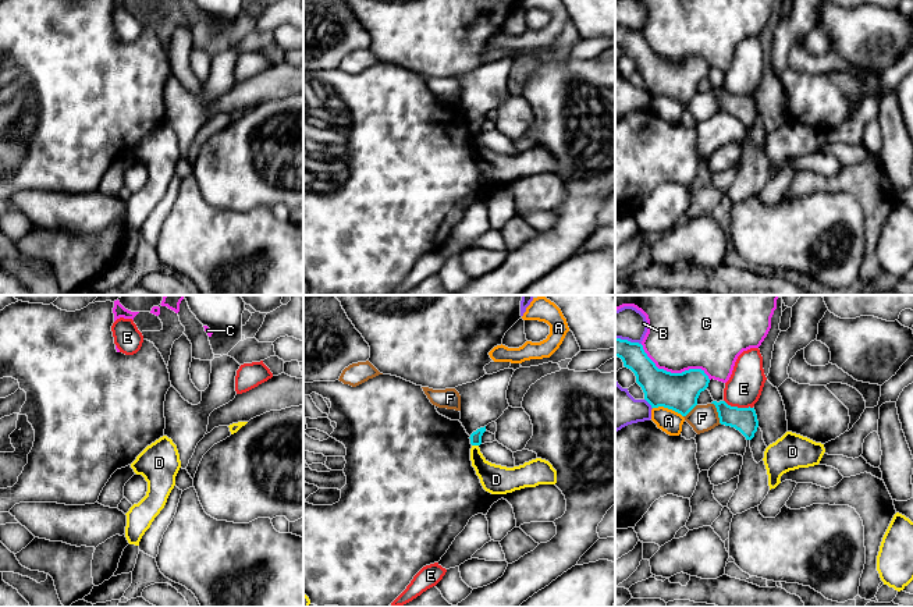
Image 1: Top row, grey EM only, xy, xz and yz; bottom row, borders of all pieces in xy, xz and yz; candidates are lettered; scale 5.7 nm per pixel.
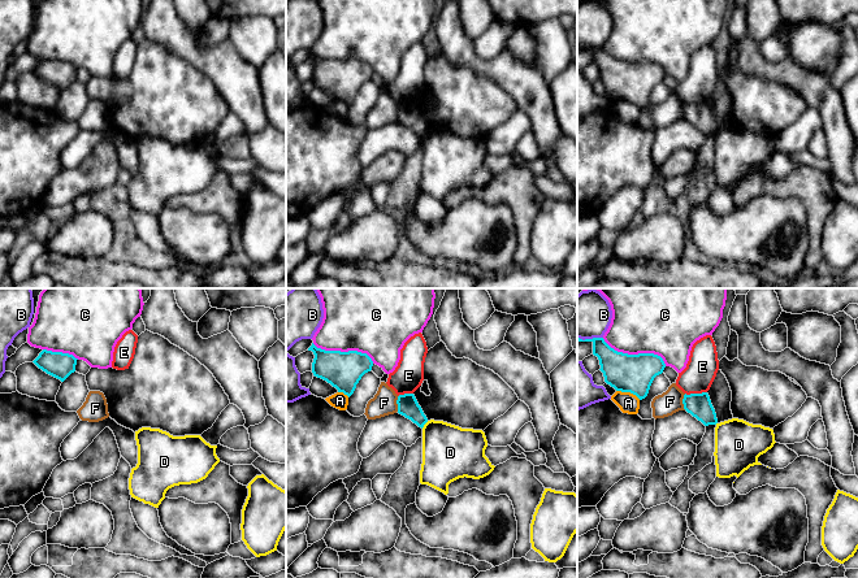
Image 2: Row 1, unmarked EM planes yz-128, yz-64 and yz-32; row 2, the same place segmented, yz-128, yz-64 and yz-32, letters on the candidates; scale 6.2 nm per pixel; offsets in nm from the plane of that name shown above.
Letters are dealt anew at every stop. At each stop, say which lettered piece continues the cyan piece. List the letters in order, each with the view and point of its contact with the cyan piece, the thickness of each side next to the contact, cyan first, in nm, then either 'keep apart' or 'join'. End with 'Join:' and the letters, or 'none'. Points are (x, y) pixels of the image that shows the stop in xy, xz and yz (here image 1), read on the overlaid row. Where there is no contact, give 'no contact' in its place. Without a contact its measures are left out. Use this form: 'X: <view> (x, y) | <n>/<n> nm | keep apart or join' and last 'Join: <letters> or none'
A: yz (668, 408) | 220/140 nm | keep apart
B: yz (649, 403) | 220/240 nm | keep apart
C: yz (672, 373) | 220/440 nm | keep apart
D: xz (475, 444) | 70/170 nm | keep apart
E: yz (736, 407) | 140/200 nm | keep apart
F: yz (718, 414) | 140/160 nm | keep apart
Join: none

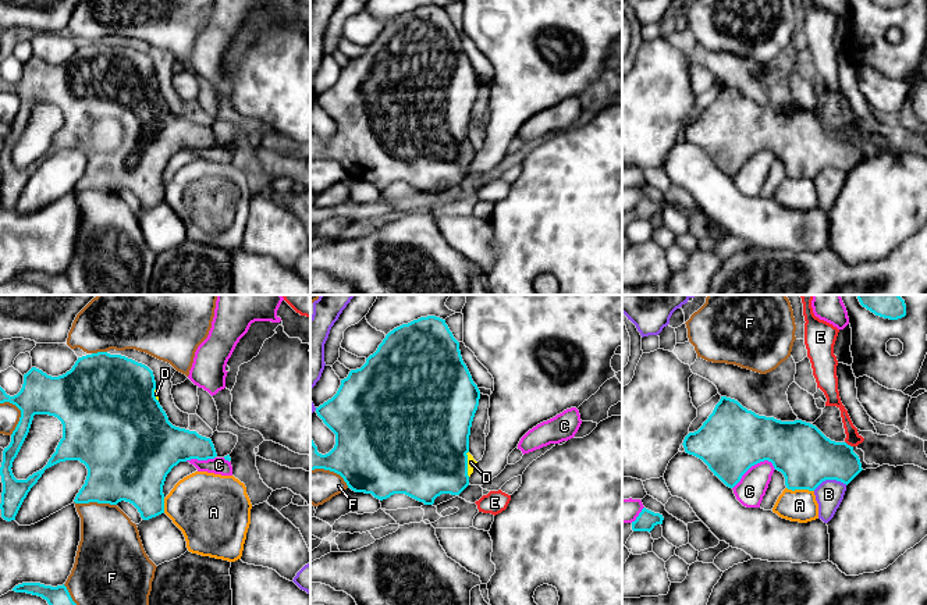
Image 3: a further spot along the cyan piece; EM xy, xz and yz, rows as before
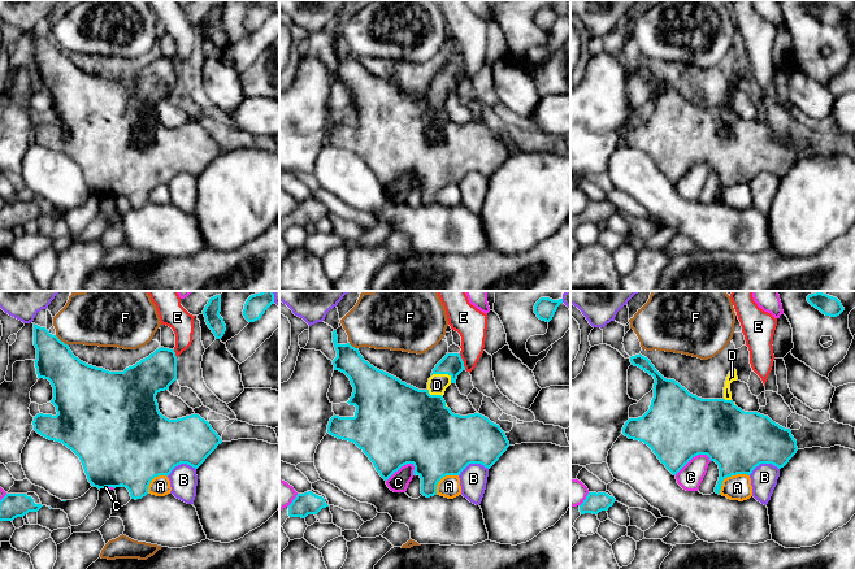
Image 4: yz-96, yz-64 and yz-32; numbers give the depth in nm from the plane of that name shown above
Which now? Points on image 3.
A: yz (801, 488) | 340/190 nm | keep apart
B: yz (830, 479) | 340/160 nm | keep apart
C: yz (750, 466) | 380/170 nm | keep apart
D: xz (466, 463) | 480/50 nm | join
E: yz (849, 445) | 320/80 nm | keep apart
F: xy (95, 501) | 380/340 nm | keep apart
Join: D

